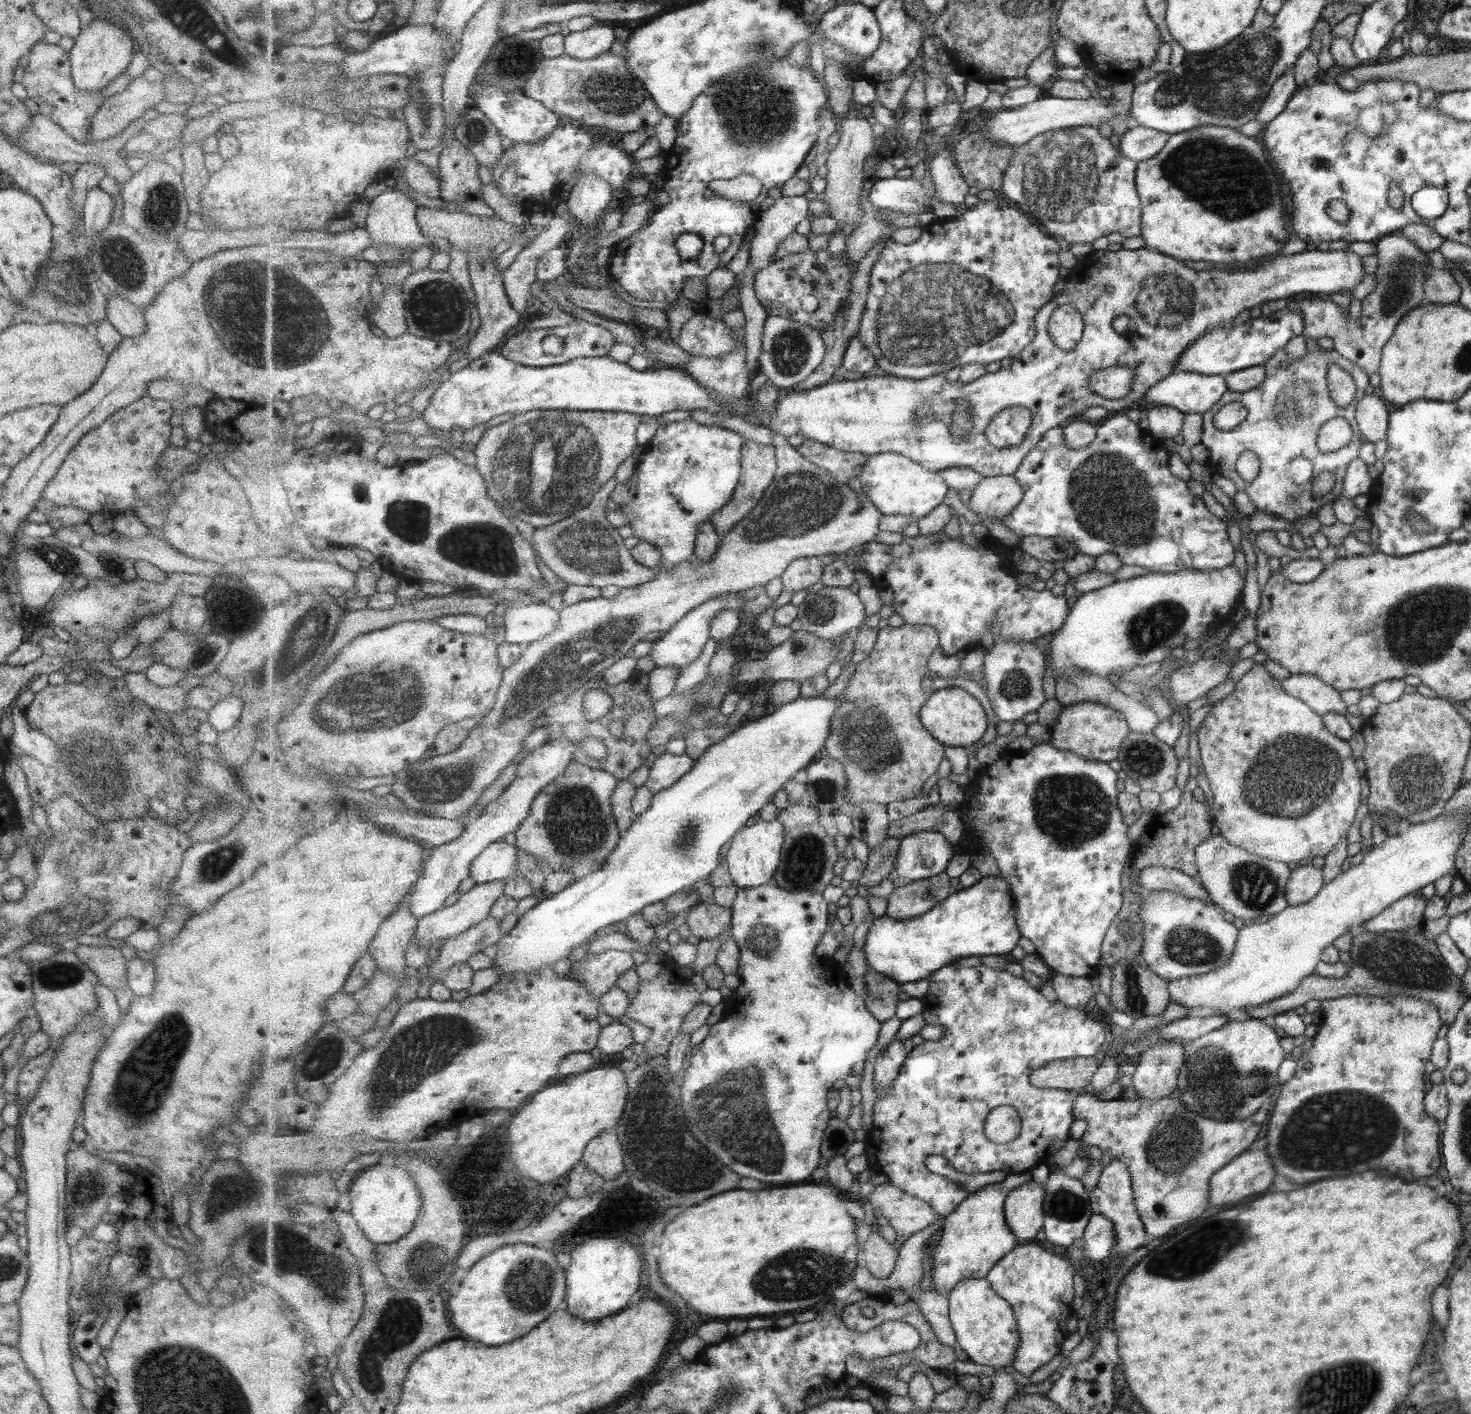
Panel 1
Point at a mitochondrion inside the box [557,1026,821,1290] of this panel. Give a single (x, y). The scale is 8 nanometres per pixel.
(732, 1096)

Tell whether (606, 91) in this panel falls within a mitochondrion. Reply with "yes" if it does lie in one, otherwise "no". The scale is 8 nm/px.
yes

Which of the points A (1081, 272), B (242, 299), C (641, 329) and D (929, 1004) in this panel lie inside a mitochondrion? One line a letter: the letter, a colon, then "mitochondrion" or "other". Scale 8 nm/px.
A: other
B: mitochondrion
C: other
D: other

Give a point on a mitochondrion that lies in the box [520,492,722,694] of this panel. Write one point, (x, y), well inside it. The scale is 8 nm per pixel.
(586, 548)

